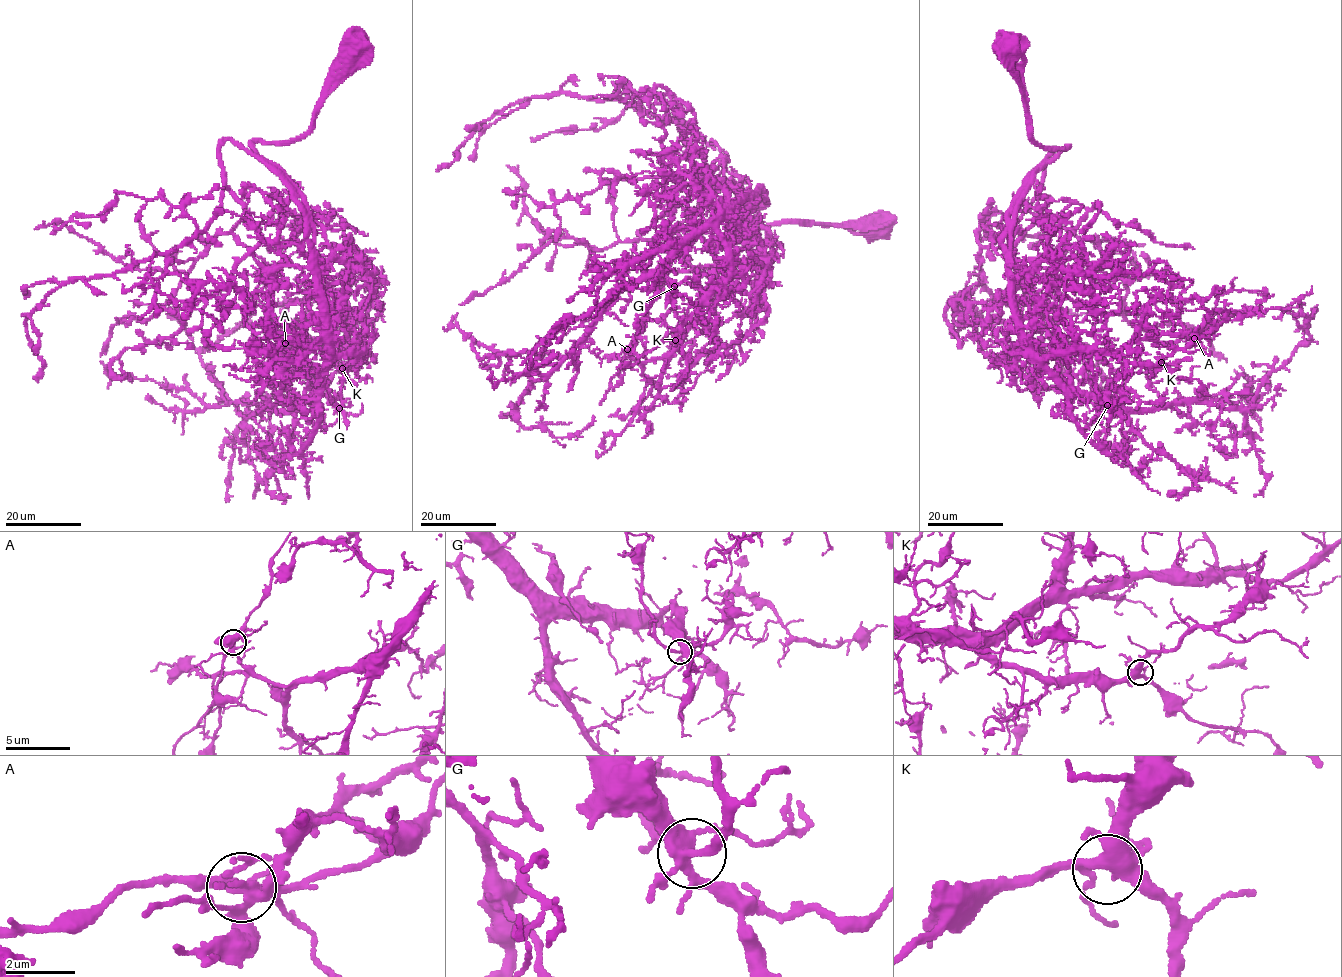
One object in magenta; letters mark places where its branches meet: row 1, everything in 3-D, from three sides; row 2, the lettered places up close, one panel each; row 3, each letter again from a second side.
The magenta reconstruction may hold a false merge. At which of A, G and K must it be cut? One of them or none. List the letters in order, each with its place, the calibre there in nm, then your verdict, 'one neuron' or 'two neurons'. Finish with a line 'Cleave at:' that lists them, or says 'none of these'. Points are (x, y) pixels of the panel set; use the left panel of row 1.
A: (285, 343) | 320 nm | two neurons
G: (339, 408) | 360 nm | one neuron
K: (342, 368) | 360 nm | one neuron
Cleave at: A

